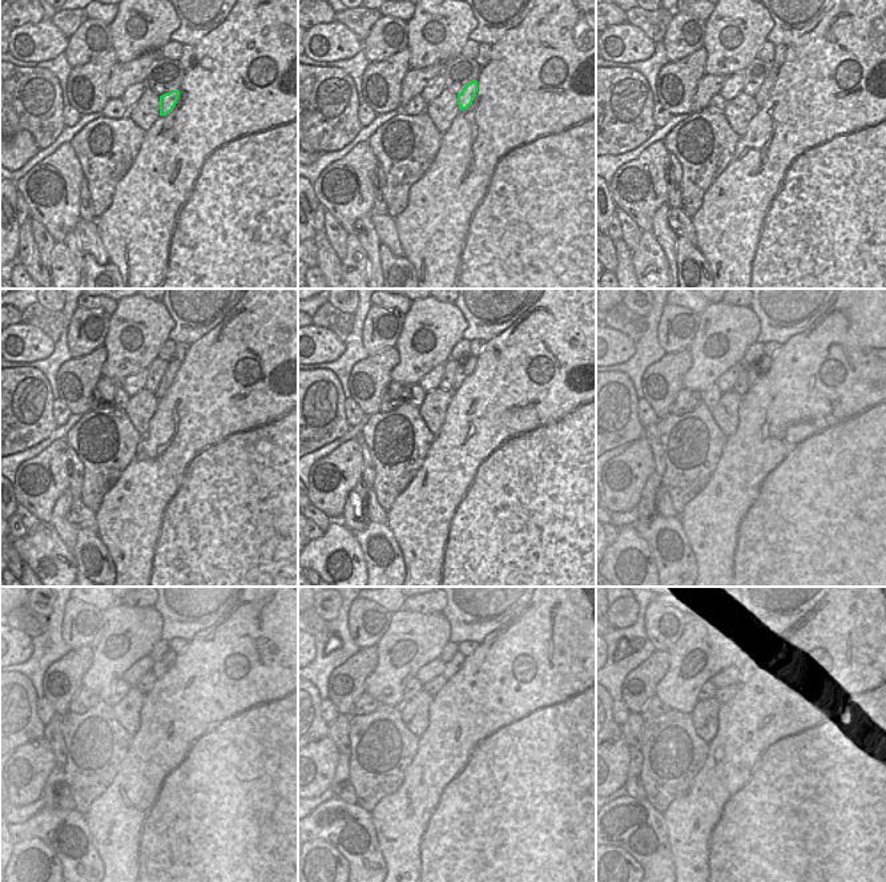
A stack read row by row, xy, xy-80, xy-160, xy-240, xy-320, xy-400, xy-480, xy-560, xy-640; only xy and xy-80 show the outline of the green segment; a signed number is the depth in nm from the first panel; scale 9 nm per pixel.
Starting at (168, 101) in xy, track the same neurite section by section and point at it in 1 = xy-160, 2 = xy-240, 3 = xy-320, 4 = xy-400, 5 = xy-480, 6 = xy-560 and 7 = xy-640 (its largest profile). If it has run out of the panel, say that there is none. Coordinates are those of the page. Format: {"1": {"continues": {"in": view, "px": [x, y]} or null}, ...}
{"1": {"continues": {"in": "xy-160", "px": [762, 93]}}, "2": {"continues": {"in": "xy-240", "px": [174, 365]}}, "3": {"continues": {"in": "xy-320", "px": [466, 367]}}, "4": {"continues": {"in": "xy-400", "px": [753, 371]}}, "5": {"continues": {"in": "xy-480", "px": [164, 664]}}, "6": {"continues": {"in": "xy-560", "px": [452, 667]}}, "7": {"continues": {"in": "xy-640", "px": [752, 659]}}}

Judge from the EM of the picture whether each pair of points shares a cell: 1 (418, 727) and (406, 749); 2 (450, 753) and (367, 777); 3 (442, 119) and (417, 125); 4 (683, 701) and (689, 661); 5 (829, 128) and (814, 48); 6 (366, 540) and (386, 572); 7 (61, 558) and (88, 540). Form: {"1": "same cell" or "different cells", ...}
{"1": "different cells", "2": "different cells", "3": "different cells", "4": "same cell", "5": "same cell", "6": "same cell", "7": "different cells"}

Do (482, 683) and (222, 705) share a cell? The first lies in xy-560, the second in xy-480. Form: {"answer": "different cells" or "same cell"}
{"answer": "same cell"}

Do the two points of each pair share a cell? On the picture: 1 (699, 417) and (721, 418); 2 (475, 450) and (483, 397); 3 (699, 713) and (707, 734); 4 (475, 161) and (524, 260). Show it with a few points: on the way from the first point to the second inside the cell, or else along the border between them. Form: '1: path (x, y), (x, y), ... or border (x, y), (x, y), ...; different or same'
1: border (709, 410), (715, 423), (727, 438); different
2: path (486, 437), (486, 410); same
3: path (704, 719), (707, 729); same
4: path (498, 185), (524, 214), (524, 236); same

